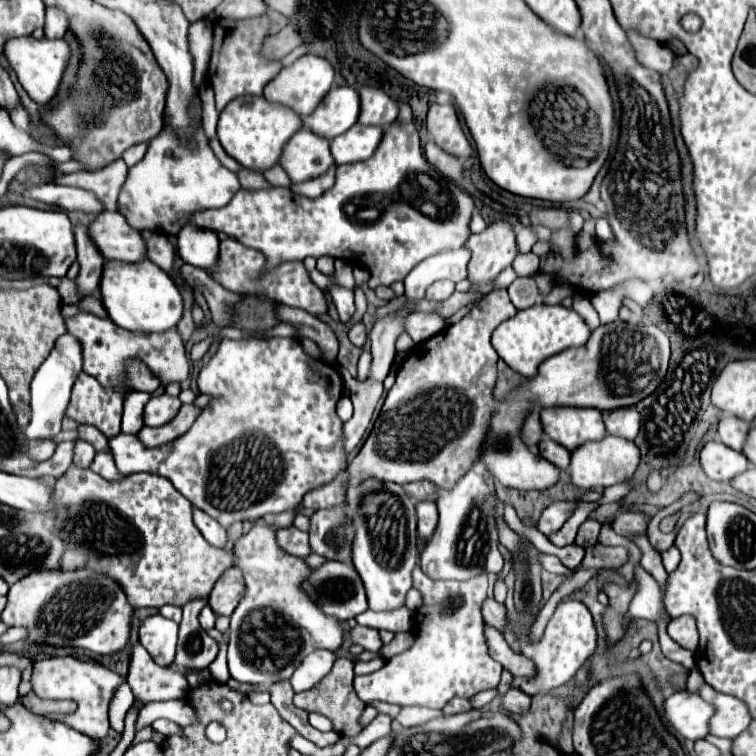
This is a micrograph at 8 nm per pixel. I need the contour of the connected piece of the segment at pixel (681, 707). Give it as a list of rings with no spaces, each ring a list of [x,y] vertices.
[[[679,691],[665,701],[665,719],[671,729],[685,739],[703,739],[709,735],[709,721],[715,715],[715,707],[701,695],[691,691]]]

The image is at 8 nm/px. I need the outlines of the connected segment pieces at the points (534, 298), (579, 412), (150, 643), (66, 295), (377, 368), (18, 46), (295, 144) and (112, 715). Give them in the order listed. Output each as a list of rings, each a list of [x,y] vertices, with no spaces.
[[[517,277],[509,285],[509,297],[517,309],[527,309],[541,301],[533,277]]]
[[[551,407],[541,411],[543,431],[569,451],[575,451],[583,443],[603,441],[607,427],[599,409],[575,409],[575,407]]]
[[[163,615],[147,617],[139,627],[139,642],[155,663],[168,666],[175,657],[179,623],[165,619]]]
[[[63,277],[61,279],[61,283],[59,283],[59,287],[57,287],[57,291],[59,291],[59,295],[61,295],[61,299],[63,299],[63,303],[65,305],[71,305],[71,303],[79,303],[83,297],[79,295],[79,293],[75,293],[75,281],[73,279],[69,279],[69,277]]]
[[[411,309],[383,317],[373,325],[373,329],[369,333],[371,355],[373,355],[373,363],[371,363],[371,371],[369,371],[371,381],[383,383],[385,377],[389,375],[393,359],[395,359],[395,339],[403,333],[403,315],[407,315],[407,313],[411,313]]]
[[[33,37],[9,39],[7,47],[5,47],[5,55],[7,55],[11,67],[15,69],[19,83],[25,87],[25,91],[37,105],[45,107],[57,97],[61,79],[63,79],[69,59],[71,59],[69,45],[63,39],[33,39]]]
[[[305,129],[287,143],[287,151],[283,151],[281,167],[287,171],[293,183],[307,181],[327,173],[327,169],[335,165],[335,159],[329,149],[329,141]]]
[[[125,680],[117,687],[117,691],[115,691],[113,699],[111,699],[111,705],[109,705],[109,721],[111,721],[111,727],[115,731],[119,731],[120,734],[124,731],[125,715],[131,709],[131,703],[133,701],[135,699],[133,699],[131,687],[129,687],[129,683]]]

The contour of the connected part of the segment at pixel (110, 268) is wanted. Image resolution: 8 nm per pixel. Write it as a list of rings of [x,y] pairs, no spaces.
[[[105,263],[99,285],[103,305],[115,325],[127,331],[163,333],[179,325],[183,319],[183,297],[173,279],[155,263]]]

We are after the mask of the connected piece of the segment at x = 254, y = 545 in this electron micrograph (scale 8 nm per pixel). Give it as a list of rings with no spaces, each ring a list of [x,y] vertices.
[[[255,525],[247,535],[243,535],[235,547],[233,547],[237,561],[235,565],[241,567],[245,583],[247,583],[247,593],[245,599],[239,603],[235,613],[231,615],[231,627],[229,627],[229,673],[233,679],[241,683],[251,683],[251,685],[271,685],[279,679],[289,679],[295,671],[295,667],[303,661],[305,655],[309,655],[313,649],[329,649],[337,651],[343,643],[343,629],[337,619],[331,619],[299,591],[299,583],[311,573],[311,569],[303,563],[301,557],[293,557],[279,549],[275,543],[275,531],[267,525]]]

